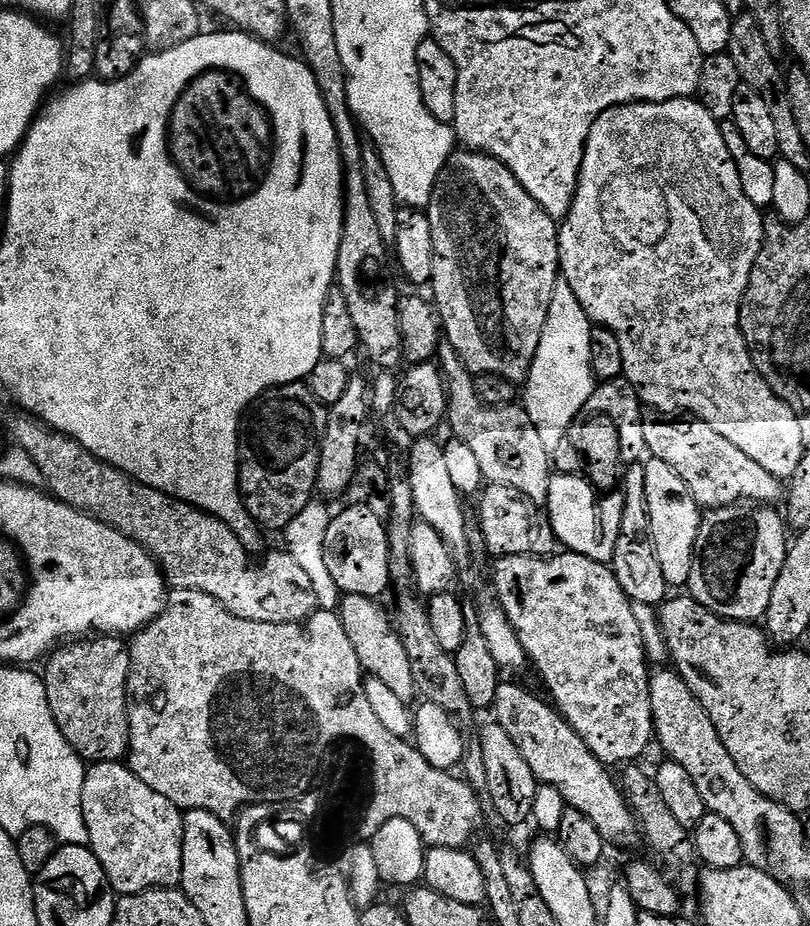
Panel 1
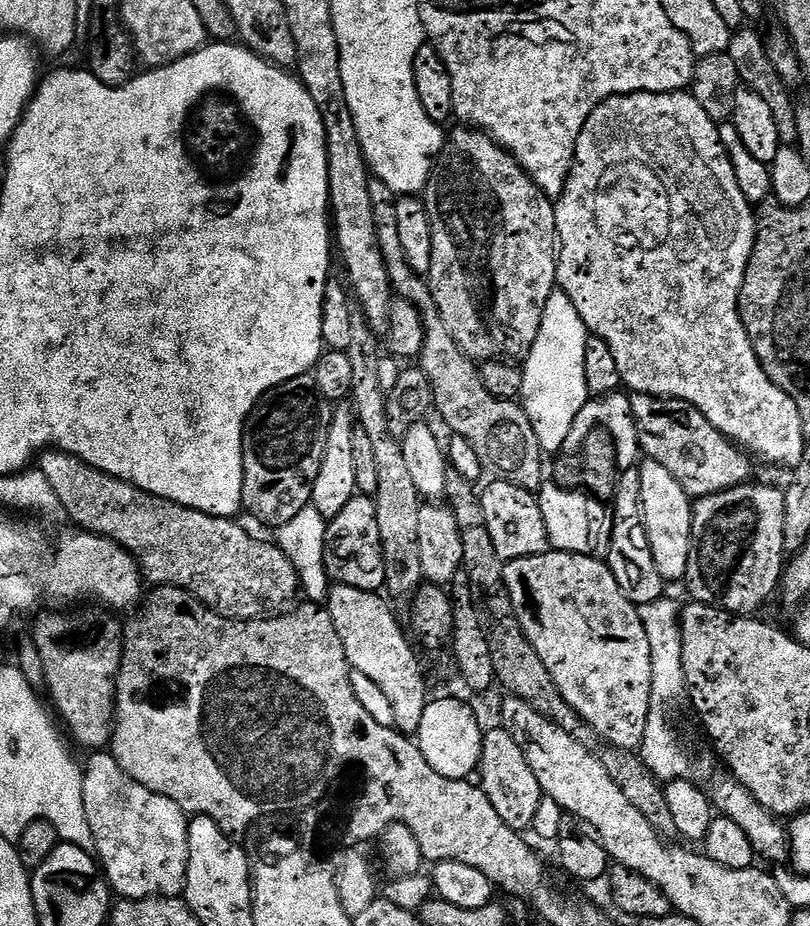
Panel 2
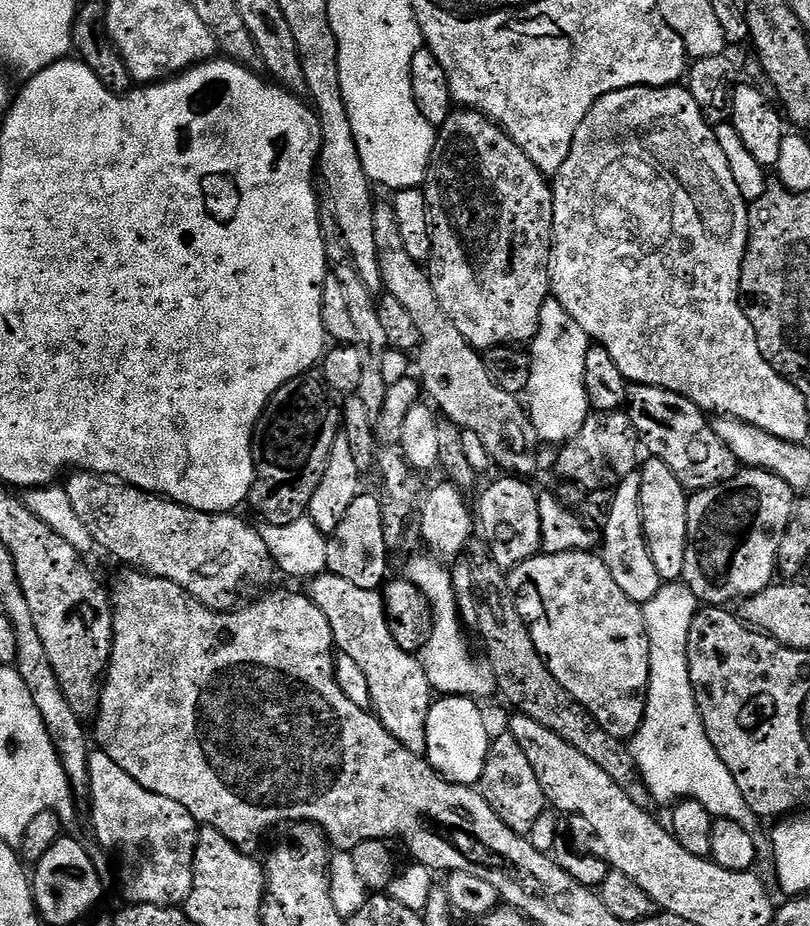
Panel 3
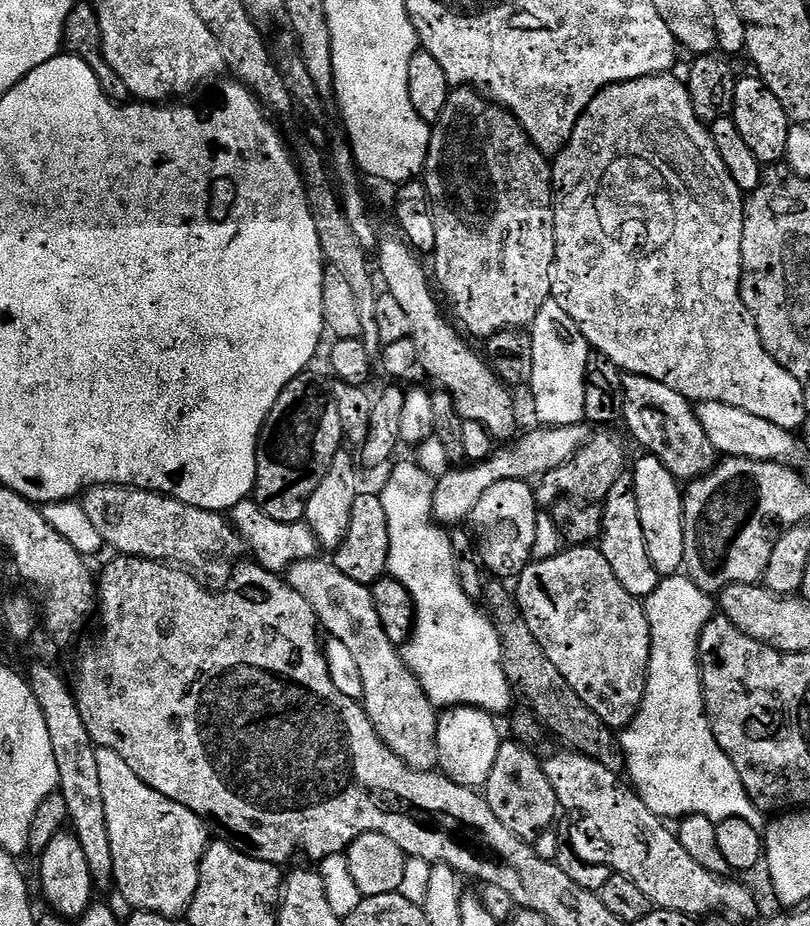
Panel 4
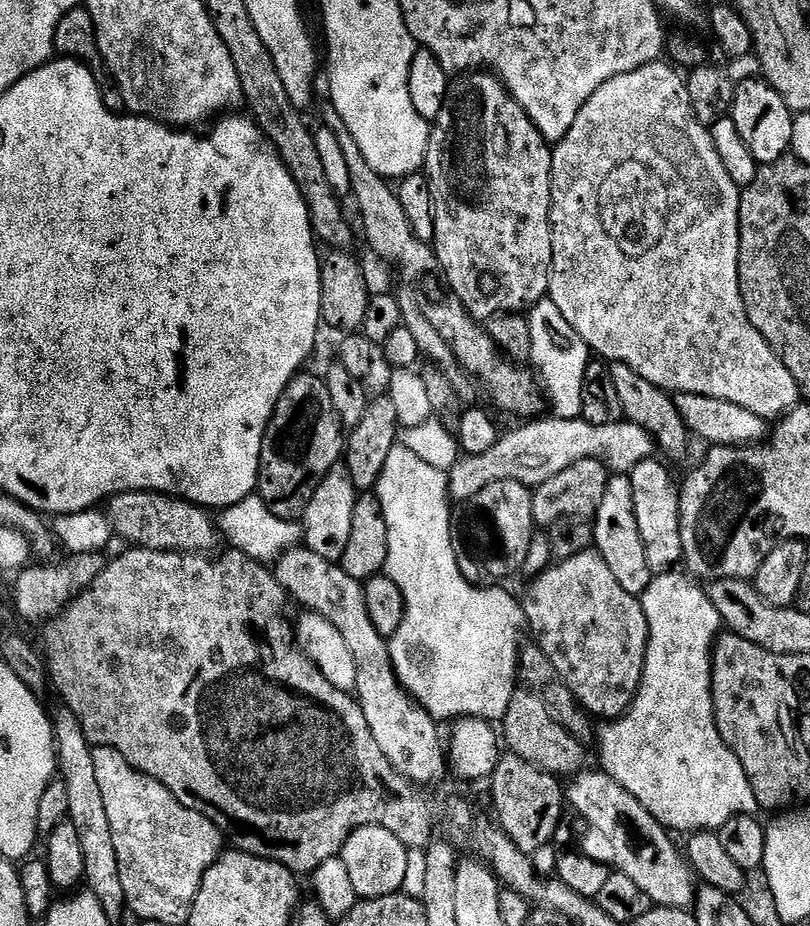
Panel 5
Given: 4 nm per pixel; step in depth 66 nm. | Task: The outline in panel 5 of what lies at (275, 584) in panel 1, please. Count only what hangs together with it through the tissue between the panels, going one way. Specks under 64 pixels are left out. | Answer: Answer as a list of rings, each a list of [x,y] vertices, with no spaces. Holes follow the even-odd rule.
[[[123,492],[121,496],[113,496],[107,501],[106,515],[112,522],[113,533],[138,548],[208,554],[222,540],[217,521],[213,517],[211,520],[205,509],[163,492]]]

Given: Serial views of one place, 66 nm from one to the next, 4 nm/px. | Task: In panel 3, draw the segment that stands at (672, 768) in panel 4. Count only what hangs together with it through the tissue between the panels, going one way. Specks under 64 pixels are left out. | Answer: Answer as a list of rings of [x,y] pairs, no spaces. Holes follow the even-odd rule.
[[[668,582],[642,607],[646,634],[650,638],[650,678],[642,726],[632,737],[630,747],[653,801],[667,806],[681,800],[702,802],[713,818],[733,820],[746,826],[754,838],[757,857],[761,861],[775,861],[771,835],[760,825],[763,824],[761,817],[746,806],[742,790],[738,790],[738,782],[734,782],[734,774],[730,774],[726,762],[718,758],[718,750],[714,750],[700,717],[688,665],[690,628],[698,611],[696,595],[683,582]]]

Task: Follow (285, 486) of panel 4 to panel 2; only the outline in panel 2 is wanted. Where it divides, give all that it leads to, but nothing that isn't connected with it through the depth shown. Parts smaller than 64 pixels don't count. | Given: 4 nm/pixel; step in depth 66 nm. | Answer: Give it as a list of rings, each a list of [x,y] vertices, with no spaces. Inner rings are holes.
[[[312,374],[299,376],[282,386],[273,388],[256,405],[256,409],[252,411],[252,415],[248,418],[248,425],[244,427],[244,481],[242,482],[242,498],[244,502],[242,508],[245,513],[248,511],[258,523],[269,524],[269,529],[272,530],[281,528],[283,524],[290,522],[290,518],[302,514],[302,510],[311,505],[312,495],[314,494],[314,482],[318,482],[318,470],[322,470],[322,454],[326,454],[326,438],[330,434],[330,422],[332,421],[333,411],[333,405],[318,390],[316,377]]]

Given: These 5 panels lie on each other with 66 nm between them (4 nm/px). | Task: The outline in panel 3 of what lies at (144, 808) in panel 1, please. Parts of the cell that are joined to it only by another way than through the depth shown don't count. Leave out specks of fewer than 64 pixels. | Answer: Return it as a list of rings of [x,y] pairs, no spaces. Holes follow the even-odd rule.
[[[99,750],[93,751],[90,774],[92,826],[96,830],[96,840],[116,855],[120,863],[120,884],[129,896],[127,899],[134,904],[153,904],[163,908],[183,905],[192,892],[198,843],[198,825],[190,810],[186,810],[186,806],[178,806],[178,802],[170,798],[162,798],[162,794],[146,790],[146,786],[138,786],[138,782],[134,782],[134,778],[114,762],[114,758]]]

